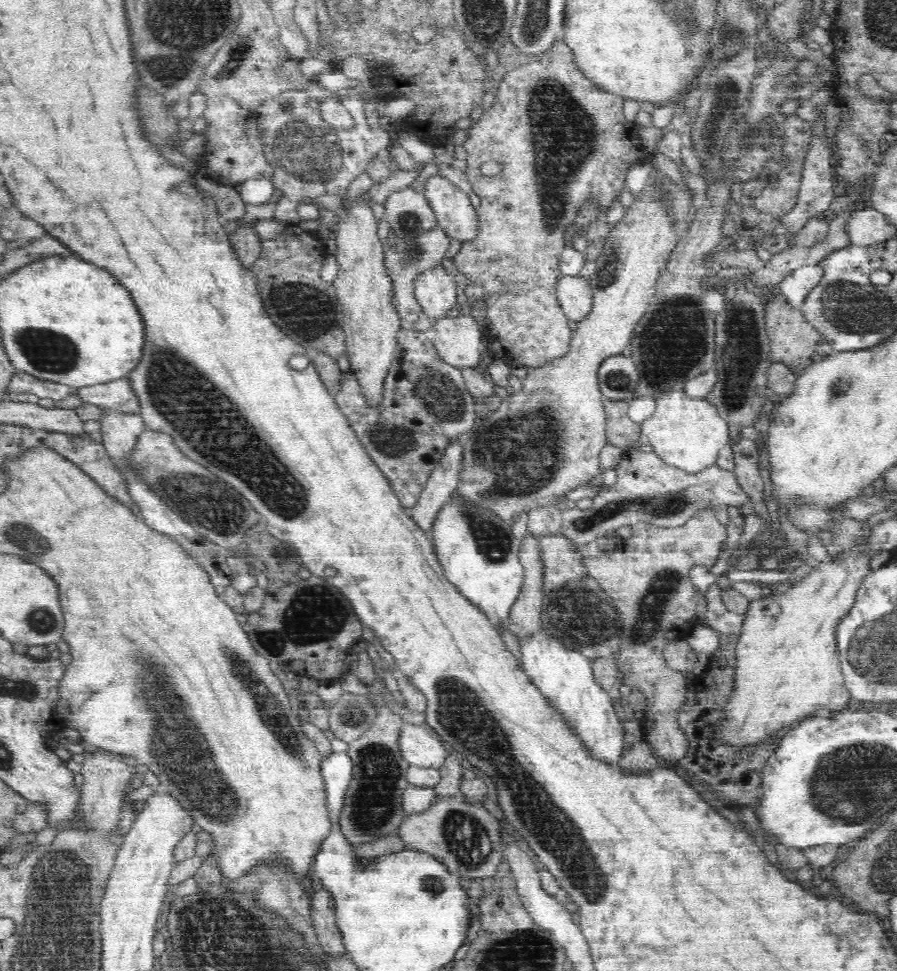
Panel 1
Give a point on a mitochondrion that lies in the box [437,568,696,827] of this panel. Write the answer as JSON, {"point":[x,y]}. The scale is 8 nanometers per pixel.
{"point":[580,614]}

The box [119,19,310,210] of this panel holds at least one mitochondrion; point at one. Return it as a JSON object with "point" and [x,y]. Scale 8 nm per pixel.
{"point":[240,51]}

